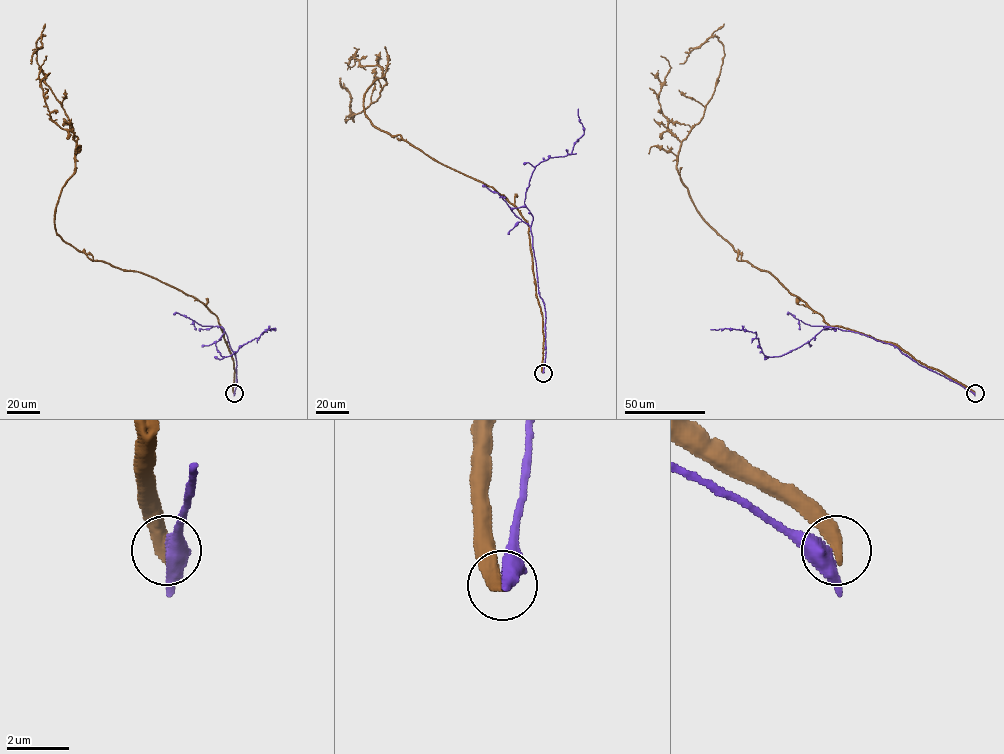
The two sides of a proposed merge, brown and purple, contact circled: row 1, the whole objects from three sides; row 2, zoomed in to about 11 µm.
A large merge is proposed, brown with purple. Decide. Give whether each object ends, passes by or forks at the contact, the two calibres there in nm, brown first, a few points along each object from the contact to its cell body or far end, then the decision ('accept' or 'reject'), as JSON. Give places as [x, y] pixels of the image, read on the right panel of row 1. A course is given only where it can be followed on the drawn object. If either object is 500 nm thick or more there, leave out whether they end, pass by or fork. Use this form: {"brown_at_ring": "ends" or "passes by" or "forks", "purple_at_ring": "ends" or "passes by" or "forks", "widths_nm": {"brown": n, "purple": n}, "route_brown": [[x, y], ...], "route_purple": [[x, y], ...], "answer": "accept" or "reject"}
{"brown_at_ring": "ends", "purple_at_ring": "passes by", "widths_nm": {"brown": 480, "purple": 480}, "route_brown": [[975, 393], [894, 344], [829, 326], [737, 259], [677, 167], [722, 44], [710, 36], [679, 63]], "route_purple": [[974, 393], [919, 365], [892, 345], [858, 333], [825, 327], [800, 346], [768, 357], [755, 333], [710, 329]], "answer": "reject"}

